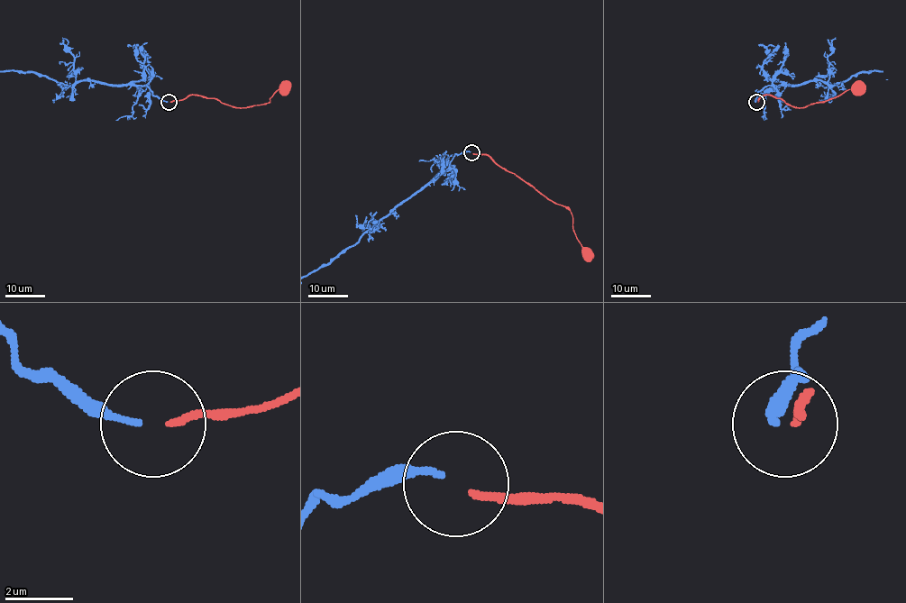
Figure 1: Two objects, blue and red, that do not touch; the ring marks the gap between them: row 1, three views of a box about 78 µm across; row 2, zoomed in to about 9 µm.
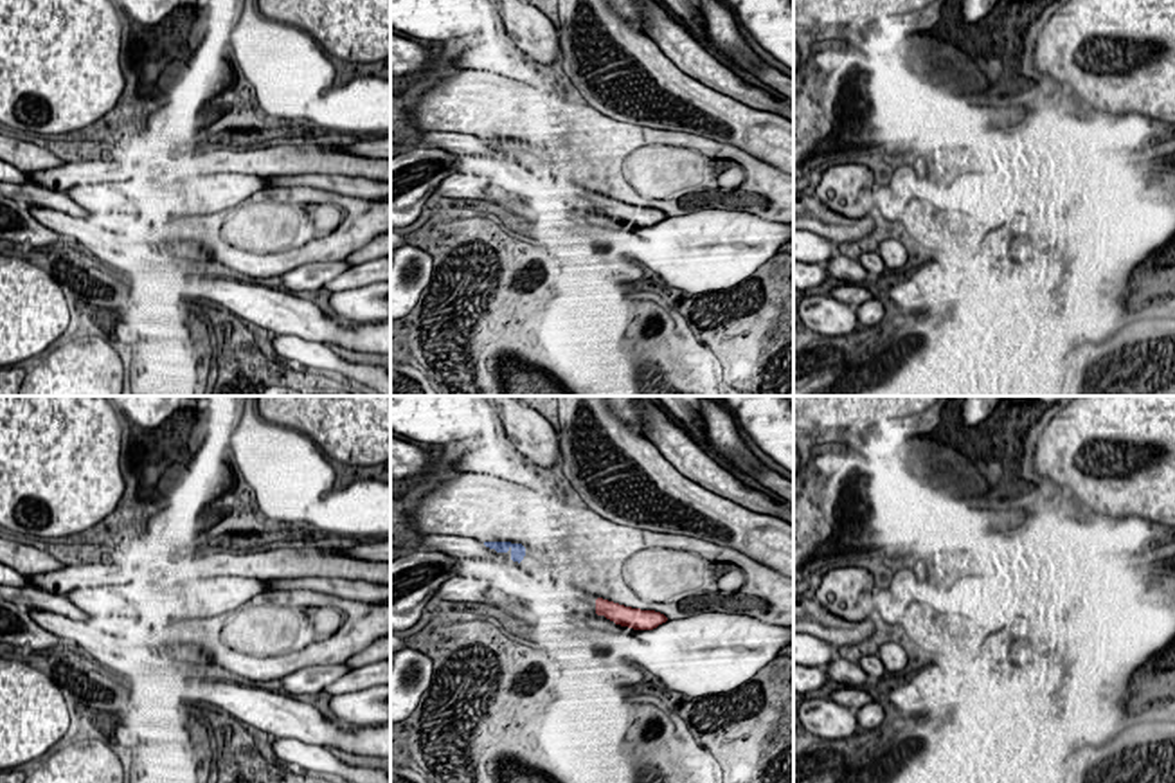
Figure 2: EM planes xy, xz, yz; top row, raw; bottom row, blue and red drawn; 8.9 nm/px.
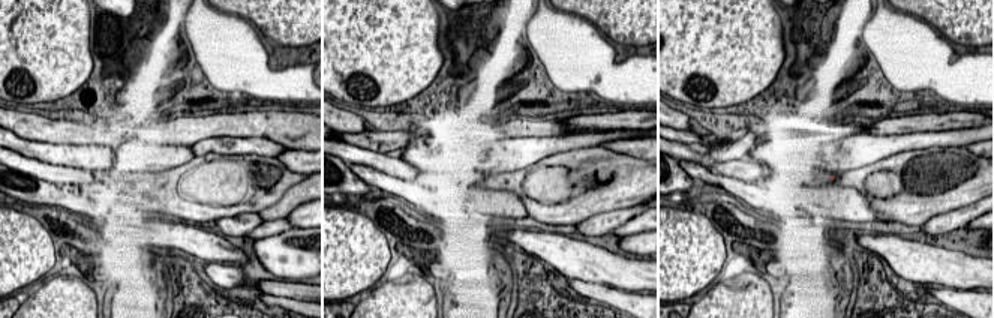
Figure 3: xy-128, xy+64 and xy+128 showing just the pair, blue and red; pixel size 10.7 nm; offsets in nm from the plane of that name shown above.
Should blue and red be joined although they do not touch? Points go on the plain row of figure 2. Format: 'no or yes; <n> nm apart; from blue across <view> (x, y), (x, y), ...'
yes; 750 nm apart; from blue across xz (522, 155), (596, 197)

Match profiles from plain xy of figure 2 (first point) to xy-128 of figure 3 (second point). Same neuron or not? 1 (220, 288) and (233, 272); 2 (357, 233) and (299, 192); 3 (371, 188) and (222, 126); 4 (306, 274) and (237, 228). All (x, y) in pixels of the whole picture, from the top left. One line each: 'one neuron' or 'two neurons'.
1: two neurons
2: two neurons
3: two neurons
4: one neuron

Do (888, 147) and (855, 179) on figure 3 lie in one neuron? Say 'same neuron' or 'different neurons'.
different neurons

